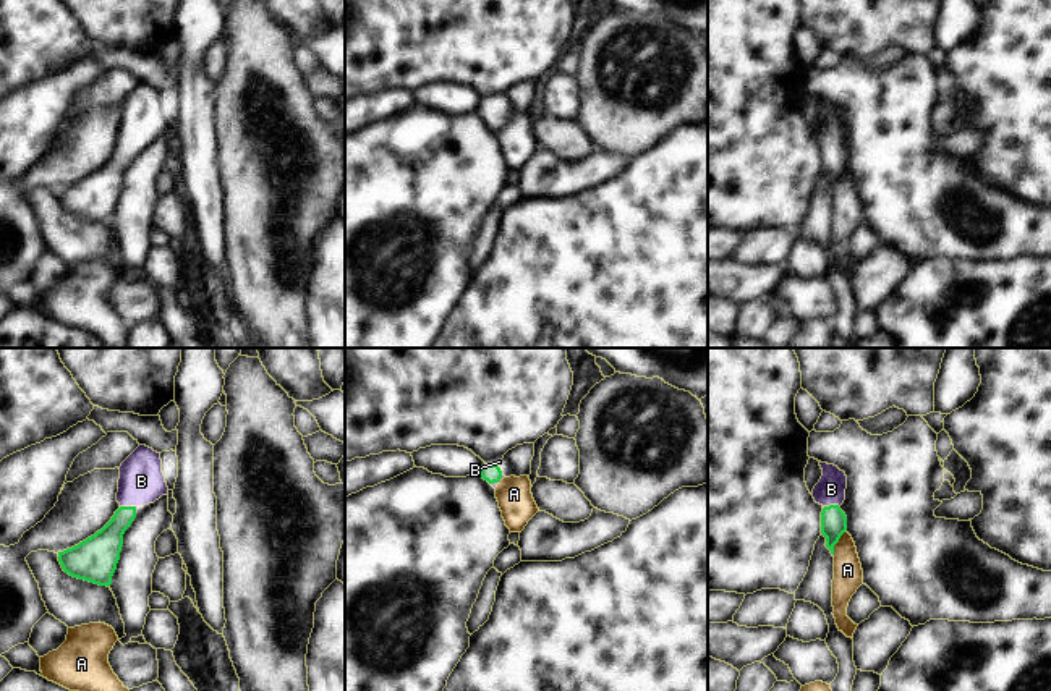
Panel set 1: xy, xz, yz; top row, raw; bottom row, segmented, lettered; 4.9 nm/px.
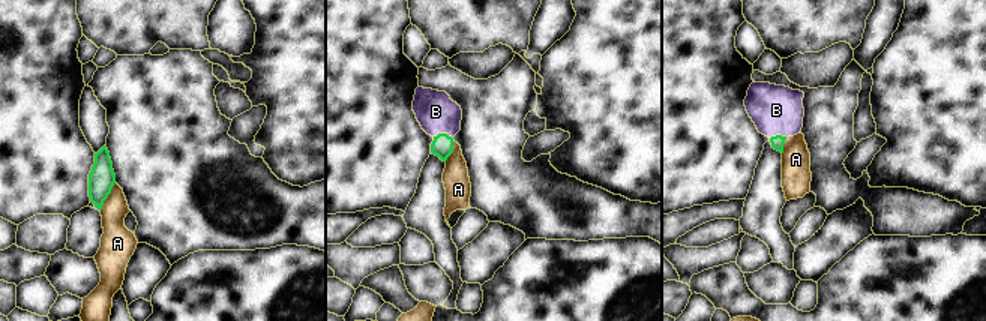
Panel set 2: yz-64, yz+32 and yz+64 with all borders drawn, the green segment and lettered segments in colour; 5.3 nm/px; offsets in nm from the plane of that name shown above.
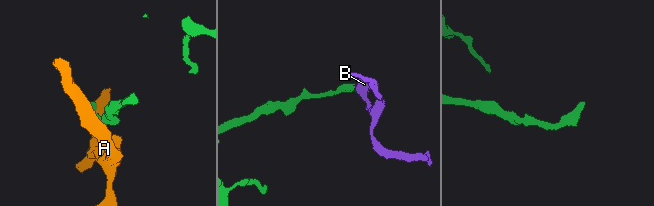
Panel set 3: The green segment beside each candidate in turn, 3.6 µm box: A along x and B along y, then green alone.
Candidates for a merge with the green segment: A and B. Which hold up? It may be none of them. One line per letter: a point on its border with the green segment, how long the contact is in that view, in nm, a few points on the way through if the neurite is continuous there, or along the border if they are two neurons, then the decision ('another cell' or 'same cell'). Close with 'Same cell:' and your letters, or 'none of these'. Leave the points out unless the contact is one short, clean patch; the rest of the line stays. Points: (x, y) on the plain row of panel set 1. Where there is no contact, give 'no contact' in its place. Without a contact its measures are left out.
A: meets green in yz at (838, 178); contact 150 nm long; border along yz (846, 167), (834, 183), (833, 193); another cell
B: meets green in xy at (128, 144); contact 90 nm long; runs through xy (102, 186), (128, 144), (130, 133), (141, 118); same cell
Same cell: B

